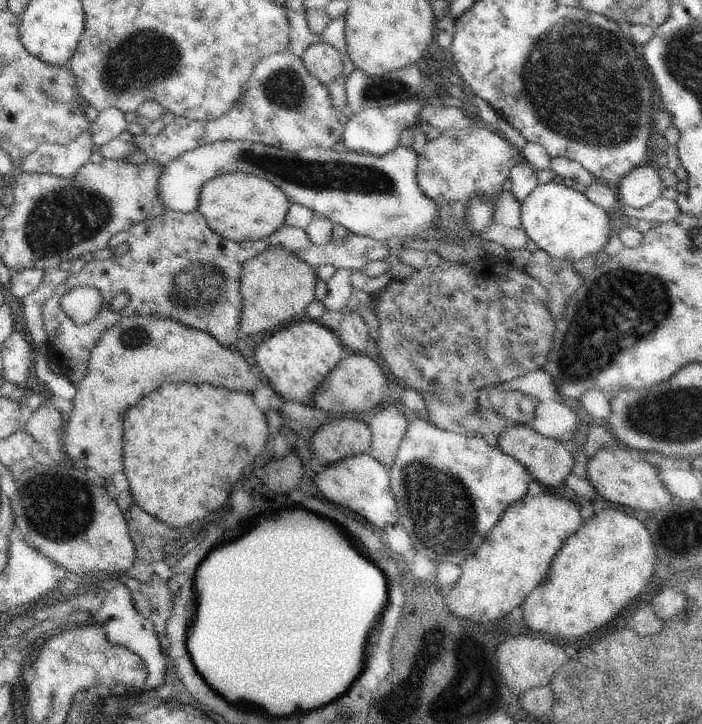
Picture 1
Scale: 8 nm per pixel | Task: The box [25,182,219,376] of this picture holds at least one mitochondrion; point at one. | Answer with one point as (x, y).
(135, 335)

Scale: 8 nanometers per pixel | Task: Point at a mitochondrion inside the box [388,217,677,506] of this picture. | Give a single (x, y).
(625, 308)

